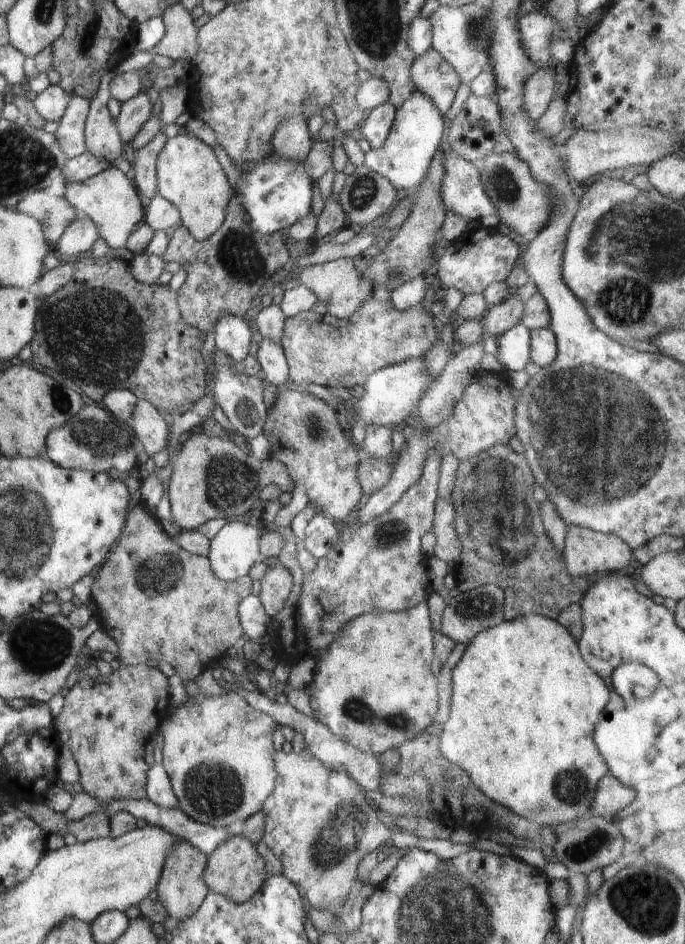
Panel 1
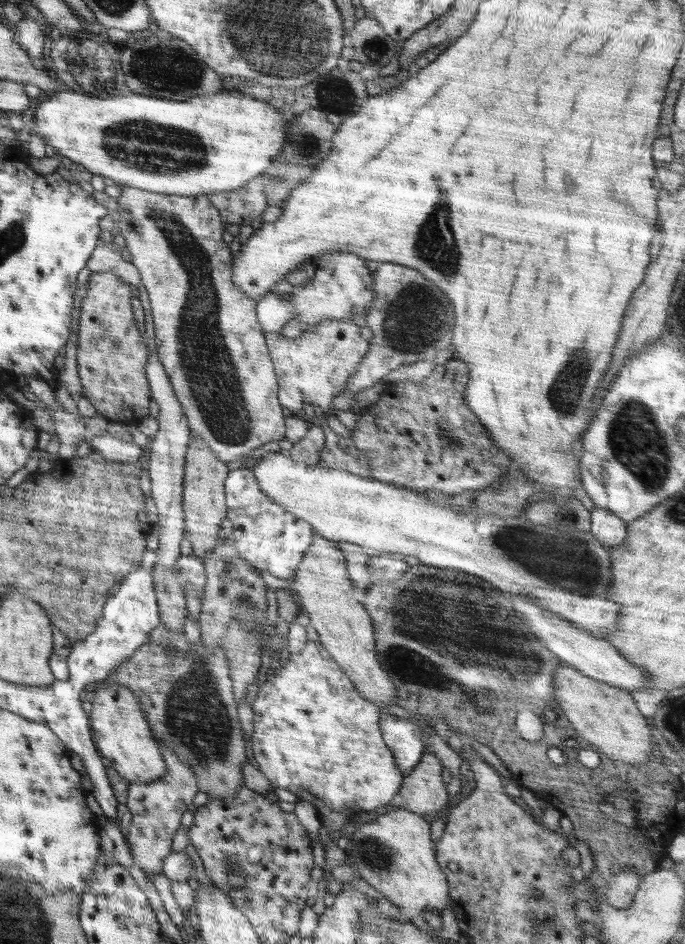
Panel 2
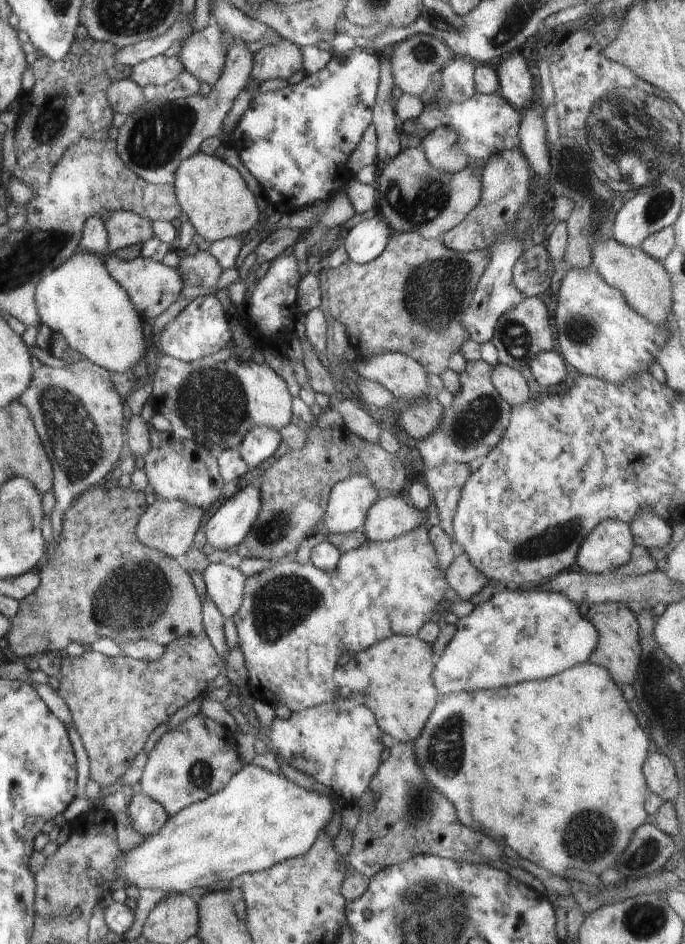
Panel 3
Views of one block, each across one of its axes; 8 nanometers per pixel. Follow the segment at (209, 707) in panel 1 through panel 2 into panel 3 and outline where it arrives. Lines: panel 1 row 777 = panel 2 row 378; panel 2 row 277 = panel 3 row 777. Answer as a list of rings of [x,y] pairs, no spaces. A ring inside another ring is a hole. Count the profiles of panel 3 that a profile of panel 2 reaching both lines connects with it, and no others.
[[[202,712],[170,728],[148,753],[140,782],[141,792],[154,798],[172,816],[184,807],[206,800],[220,792],[244,764],[237,751],[236,739],[224,726]]]

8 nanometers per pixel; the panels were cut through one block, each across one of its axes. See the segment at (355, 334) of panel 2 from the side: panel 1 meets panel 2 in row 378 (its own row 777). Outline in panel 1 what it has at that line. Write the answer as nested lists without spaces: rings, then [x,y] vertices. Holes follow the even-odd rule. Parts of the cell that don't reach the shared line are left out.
[[[309,750],[274,753],[277,781],[274,790],[264,801],[266,814],[263,841],[284,865],[282,876],[296,885],[300,894],[306,896],[313,908],[337,912],[347,900],[350,888],[357,878],[358,863],[381,844],[386,844],[394,834],[394,827],[387,827],[379,820],[361,786],[343,771],[326,768]]]

